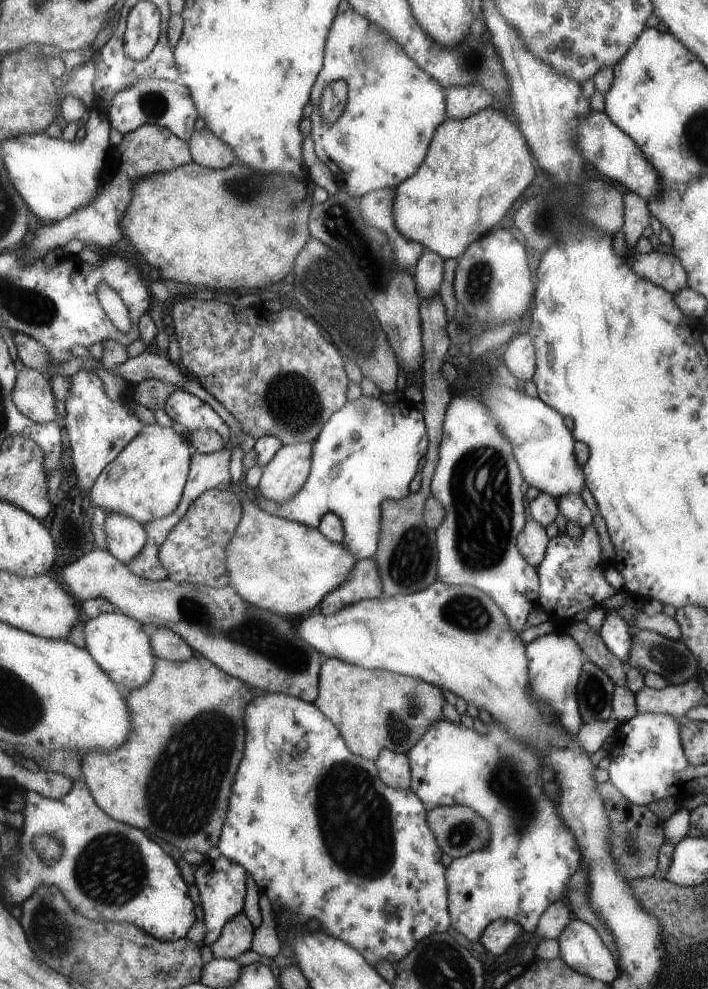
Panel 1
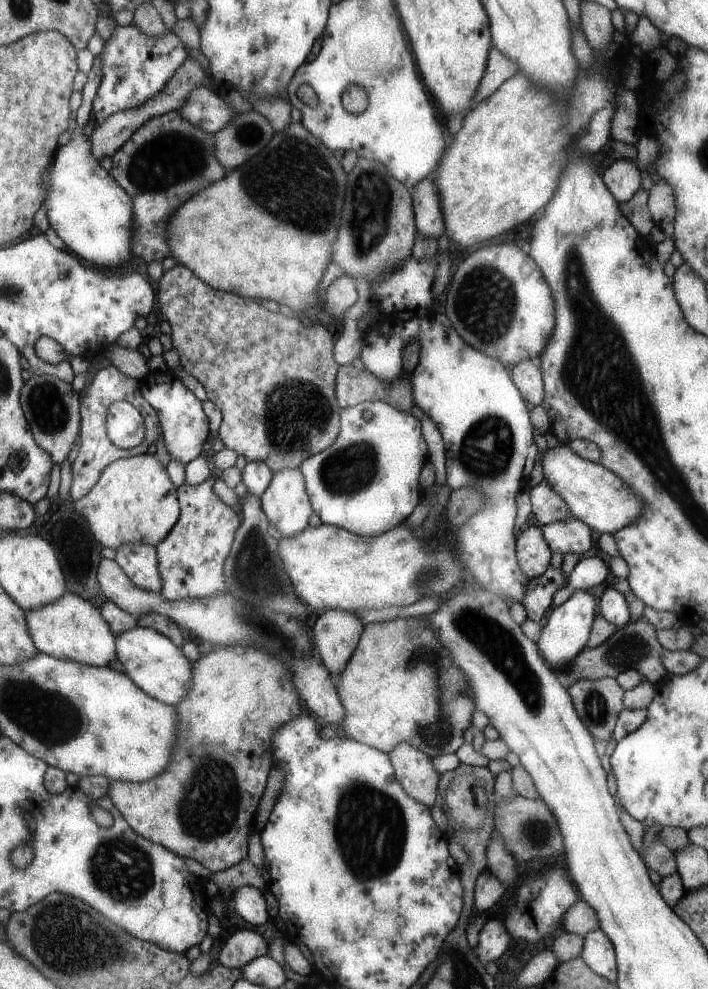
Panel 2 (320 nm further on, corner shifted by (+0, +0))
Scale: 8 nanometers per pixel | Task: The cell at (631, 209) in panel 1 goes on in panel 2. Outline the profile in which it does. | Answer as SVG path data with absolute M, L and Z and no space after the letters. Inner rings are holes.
M661 180L655 182L648 190L648 209L652 221L663 232L665 237L671 237L674 231L674 218L676 215L676 204L672 186Z

